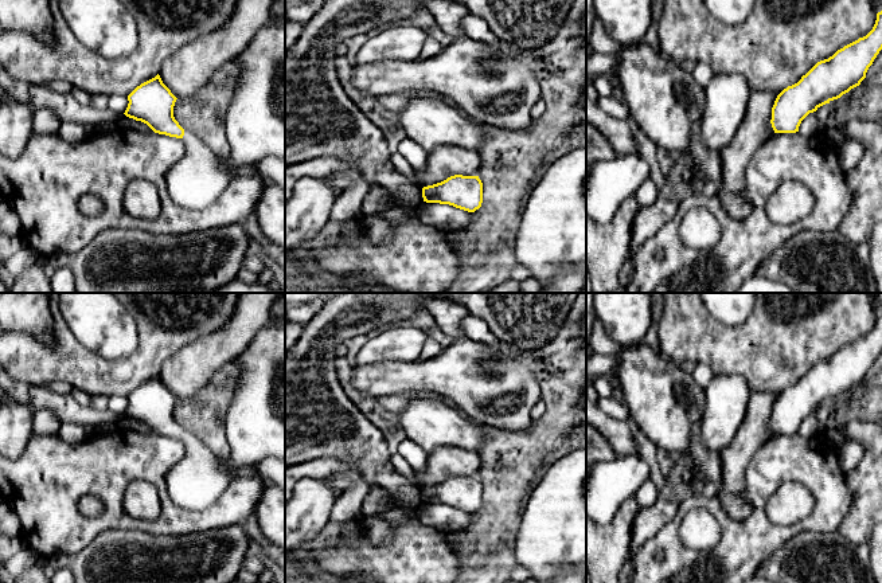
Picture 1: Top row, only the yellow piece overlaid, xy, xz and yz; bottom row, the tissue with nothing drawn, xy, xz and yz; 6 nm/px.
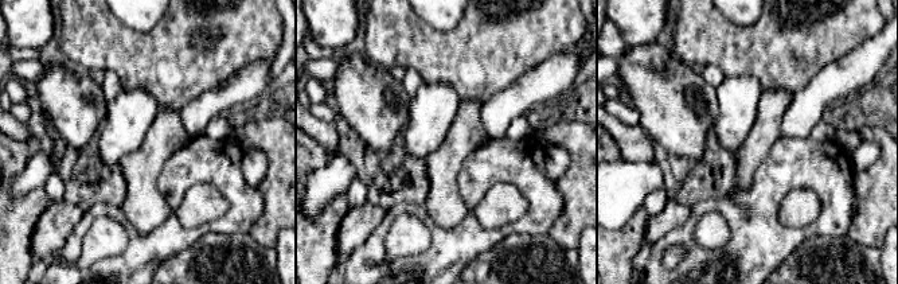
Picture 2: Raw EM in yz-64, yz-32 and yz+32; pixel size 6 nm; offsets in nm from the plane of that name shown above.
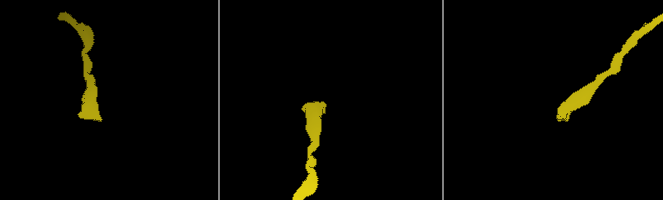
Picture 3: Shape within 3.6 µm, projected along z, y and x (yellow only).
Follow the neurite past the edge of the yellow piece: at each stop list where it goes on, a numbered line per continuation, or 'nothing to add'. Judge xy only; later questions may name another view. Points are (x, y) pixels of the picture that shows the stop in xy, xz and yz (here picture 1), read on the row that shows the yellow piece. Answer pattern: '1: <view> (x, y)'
1: xy (201, 175)

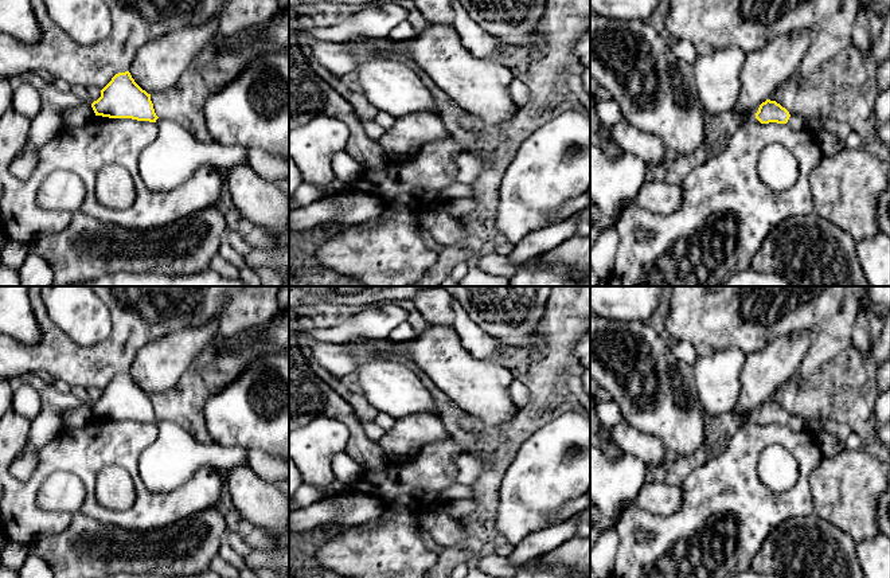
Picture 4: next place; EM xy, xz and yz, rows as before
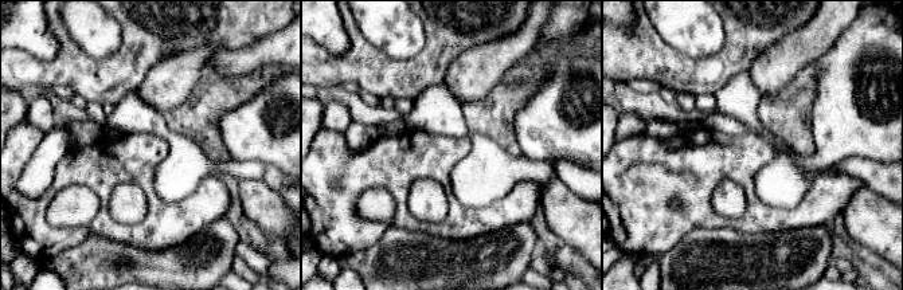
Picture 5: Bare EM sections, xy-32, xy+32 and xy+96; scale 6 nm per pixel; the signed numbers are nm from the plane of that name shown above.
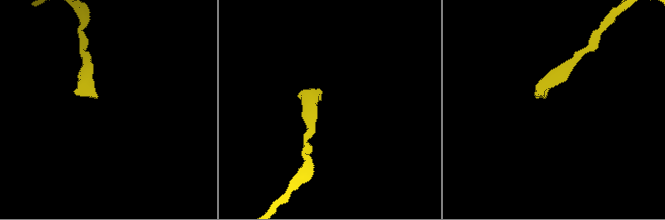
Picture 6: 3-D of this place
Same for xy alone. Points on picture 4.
1: xy (174, 157)

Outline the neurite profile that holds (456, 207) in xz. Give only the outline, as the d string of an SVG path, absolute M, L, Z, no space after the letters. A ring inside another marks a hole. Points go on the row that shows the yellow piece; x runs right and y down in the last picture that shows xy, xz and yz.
M456 198L444 204L444 208L456 219L473 211L477 207L477 202L472 198Z

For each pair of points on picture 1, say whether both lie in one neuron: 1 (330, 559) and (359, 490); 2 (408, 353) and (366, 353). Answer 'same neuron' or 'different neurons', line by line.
1: different neurons
2: same neuron

